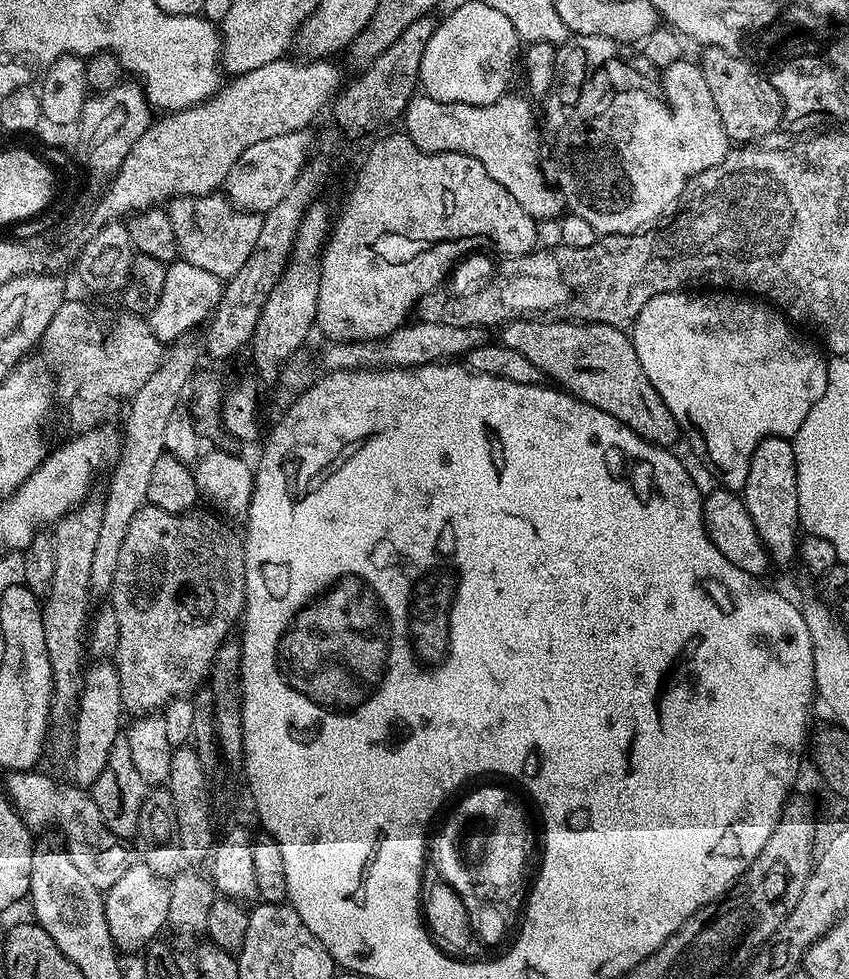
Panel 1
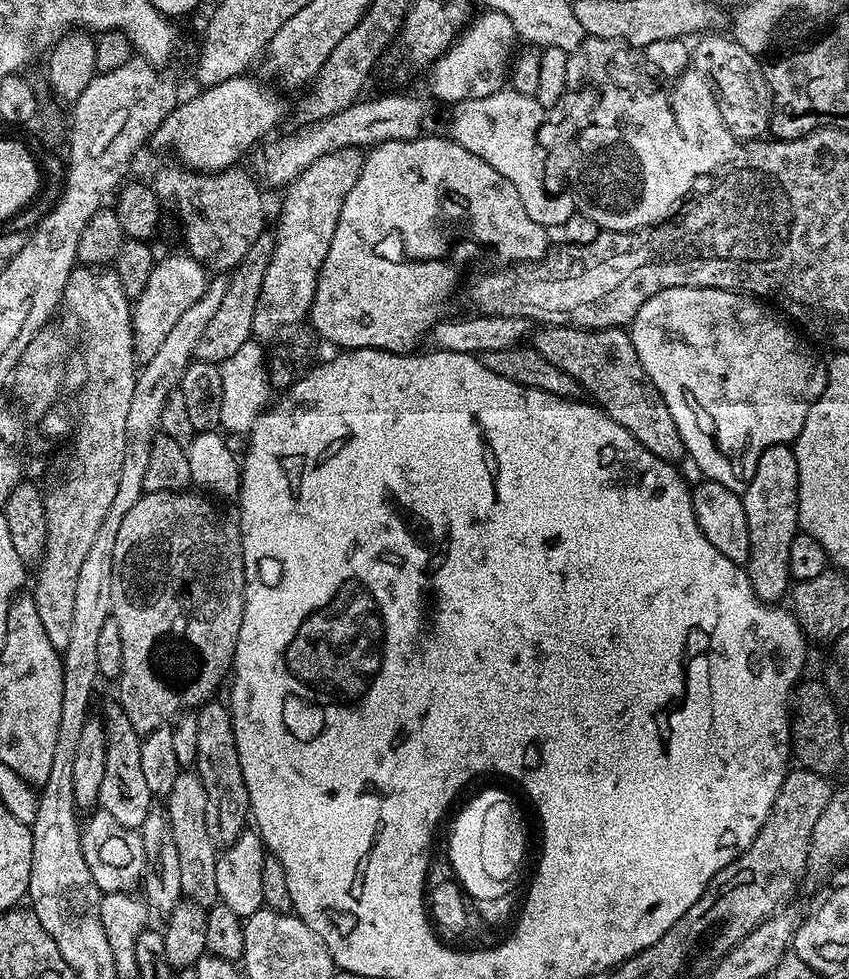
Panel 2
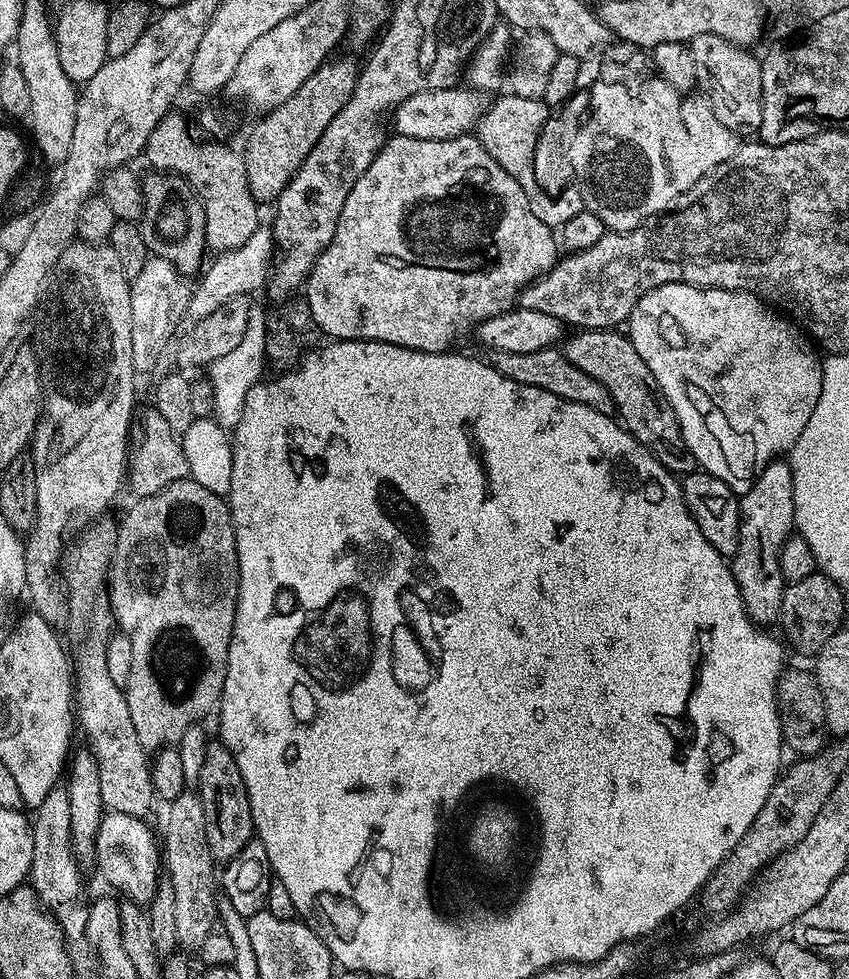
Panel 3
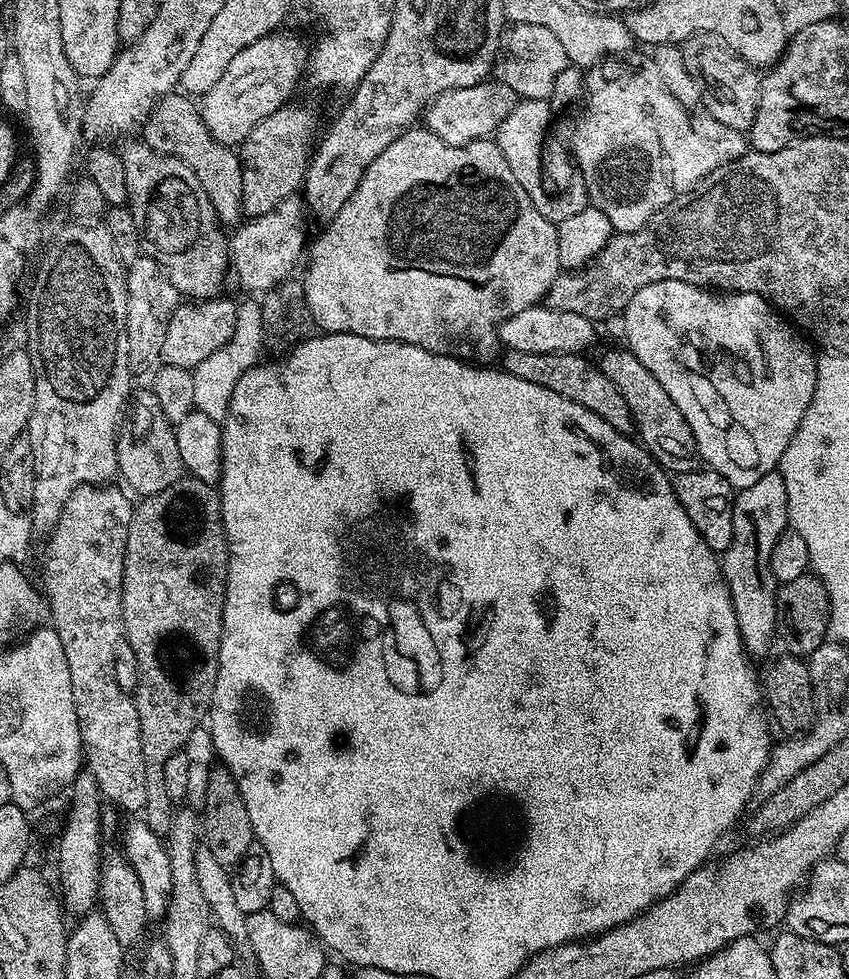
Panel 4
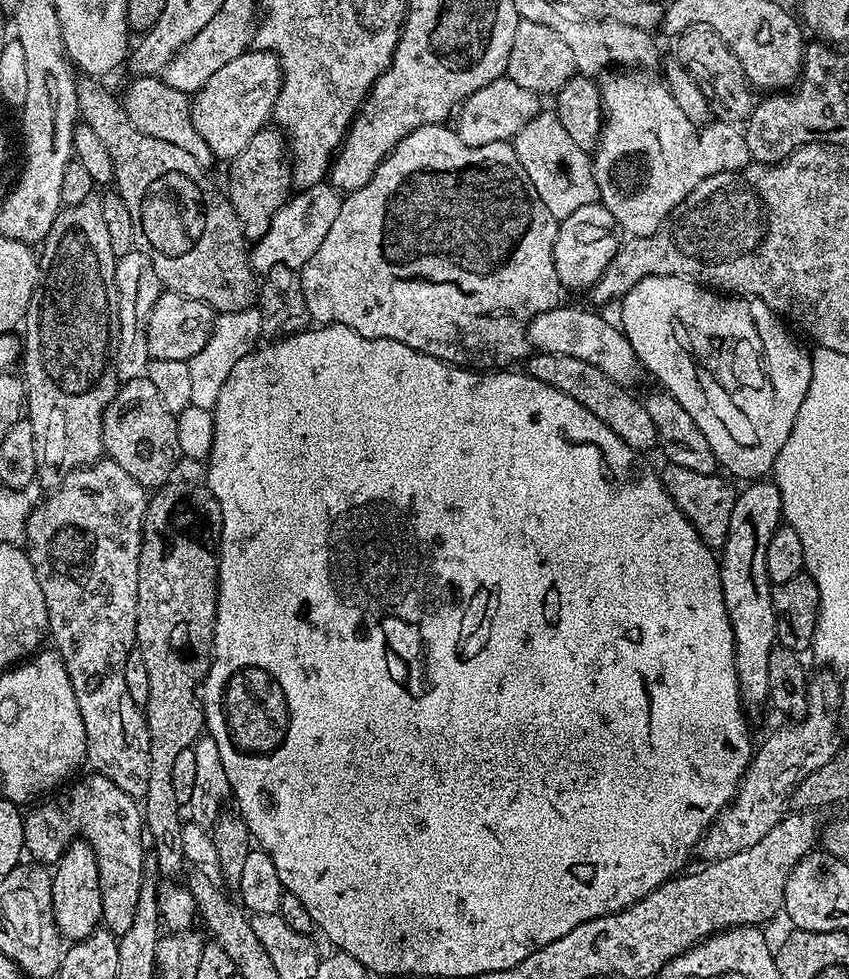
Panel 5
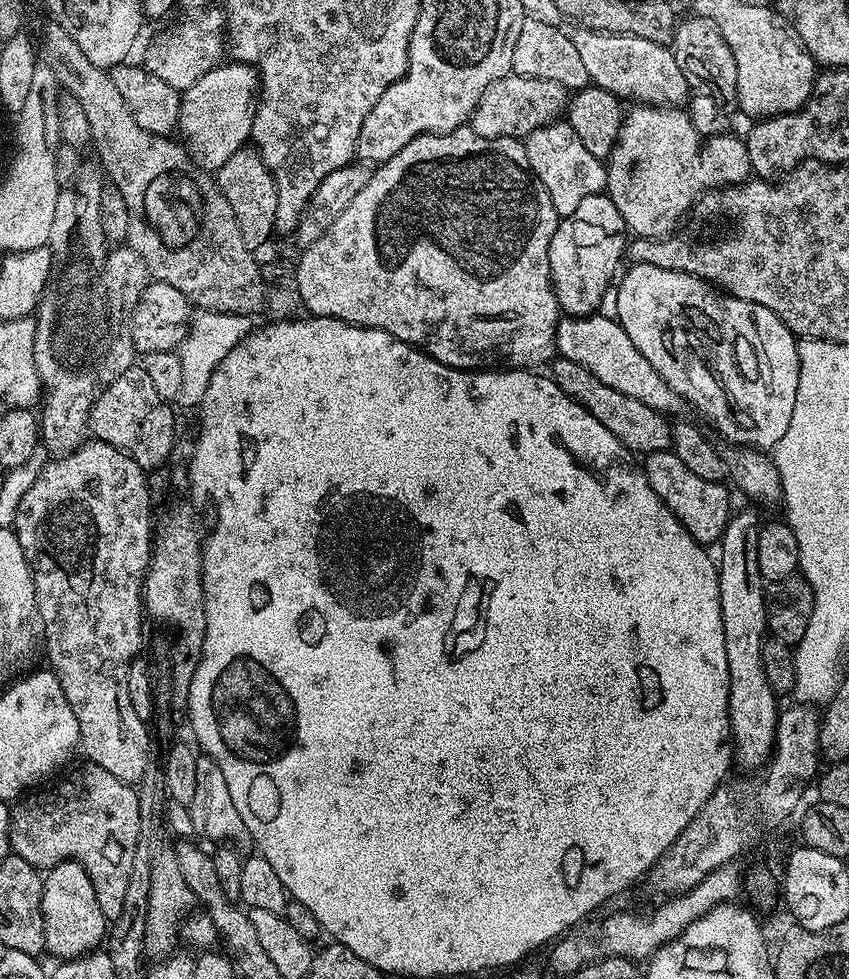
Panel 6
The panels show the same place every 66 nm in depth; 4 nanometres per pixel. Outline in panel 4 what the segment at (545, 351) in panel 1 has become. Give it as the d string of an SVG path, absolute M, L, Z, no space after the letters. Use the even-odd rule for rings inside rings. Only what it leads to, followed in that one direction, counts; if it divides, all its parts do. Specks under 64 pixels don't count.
M627 347L612 348L604 352L598 358L598 365L602 374L618 386L622 398L626 398L628 412L632 415L635 431L640 431L639 439L642 441L648 453L660 463L661 468L669 474L678 472L694 472L701 467L700 451L696 445L694 434L682 418L678 406L674 406L674 398L662 390L662 382L638 362L638 358Z

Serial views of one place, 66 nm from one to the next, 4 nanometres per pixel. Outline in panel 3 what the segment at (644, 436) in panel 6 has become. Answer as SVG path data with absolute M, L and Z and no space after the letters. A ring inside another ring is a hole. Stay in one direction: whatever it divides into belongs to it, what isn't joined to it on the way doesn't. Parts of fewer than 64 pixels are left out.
M559 347L534 350L530 354L510 354L510 350L498 350L489 351L487 355L488 365L498 370L498 374L502 374L502 378L510 382L518 382L522 386L538 386L542 390L550 390L550 394L558 394L558 398L563 400L590 406L590 410L598 410L607 416L613 415L612 399L606 386L594 382L594 378L590 378L586 370L578 370L578 366L574 366L574 362L565 358Z

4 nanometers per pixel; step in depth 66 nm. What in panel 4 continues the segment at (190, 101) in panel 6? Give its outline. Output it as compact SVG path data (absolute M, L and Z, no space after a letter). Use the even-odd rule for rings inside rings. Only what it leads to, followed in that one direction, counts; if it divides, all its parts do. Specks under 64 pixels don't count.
M277 30L250 42L246 50L238 50L230 66L226 66L226 74L222 74L222 78L218 78L218 82L214 82L214 86L199 97L202 122L218 143L229 146L243 144L250 130L254 130L254 126L258 126L266 114L274 114L274 110L284 107L293 99L292 91L300 76L302 80L310 48L298 37L283 36L282 33Z

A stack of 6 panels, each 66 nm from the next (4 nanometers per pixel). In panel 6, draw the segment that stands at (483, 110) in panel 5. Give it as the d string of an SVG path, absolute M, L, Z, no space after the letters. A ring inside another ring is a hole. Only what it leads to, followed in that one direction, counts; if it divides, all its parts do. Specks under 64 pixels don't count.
M509 74L486 90L479 106L472 112L470 127L474 134L482 138L527 138L534 130L557 123L565 115L569 103L569 89L556 82Z

